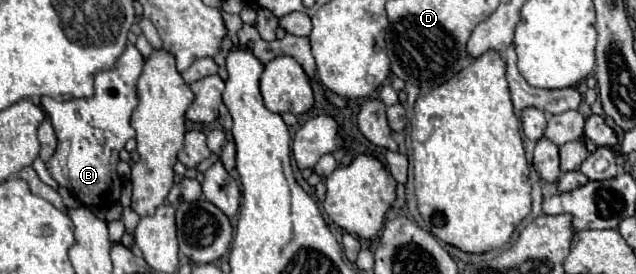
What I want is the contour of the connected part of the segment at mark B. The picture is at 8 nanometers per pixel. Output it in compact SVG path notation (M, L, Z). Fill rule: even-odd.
M128 44L124 54L118 58L114 70L98 72L94 82L94 96L82 100L60 102L44 96L42 108L50 114L52 126L58 136L58 146L52 158L46 162L52 178L68 188L84 206L90 208L110 208L118 204L122 182L116 172L120 162L118 154L126 140L134 138L134 128L130 126L130 116L138 106L136 82L142 74L142 56L136 46ZM68 150L68 156L66 156Z

